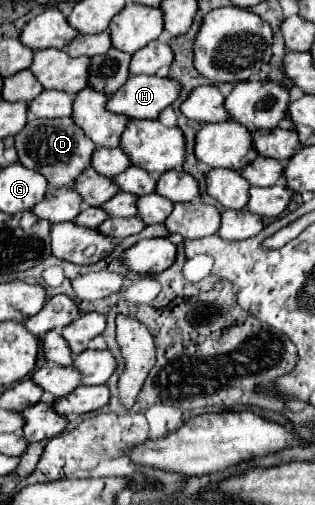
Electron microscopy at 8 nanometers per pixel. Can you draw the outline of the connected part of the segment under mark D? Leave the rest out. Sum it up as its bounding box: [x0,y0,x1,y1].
[16,118,96,188]

